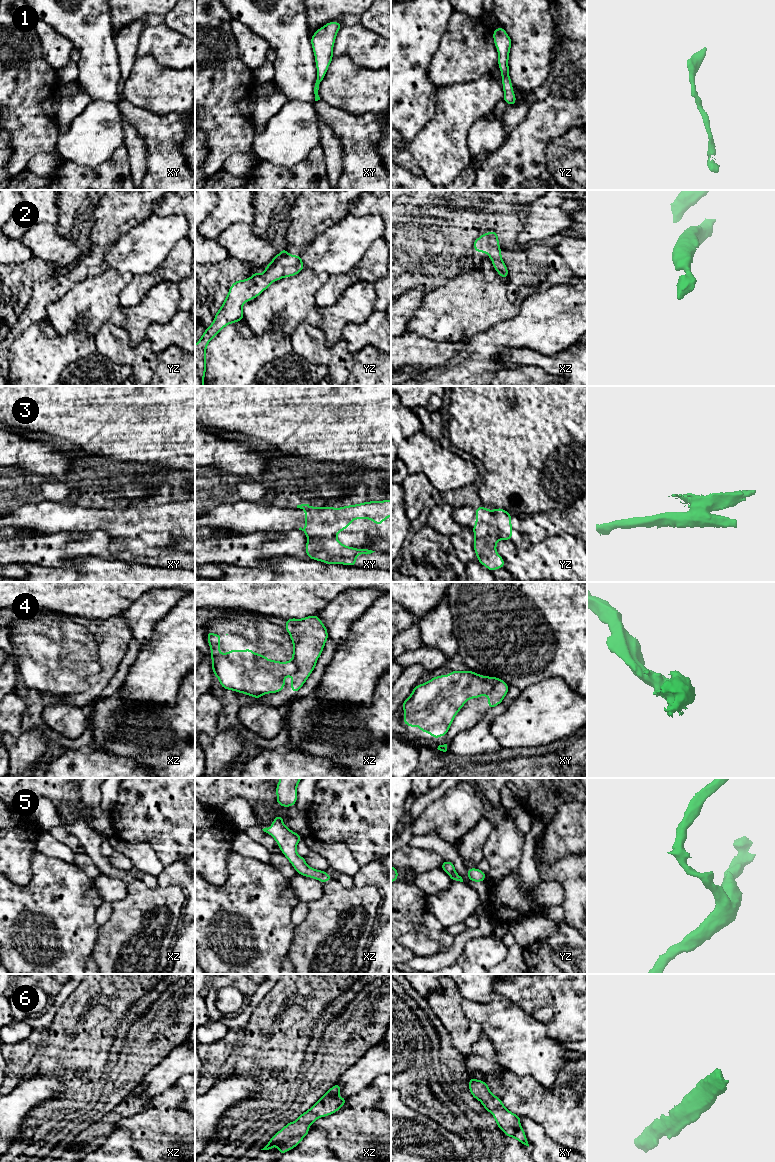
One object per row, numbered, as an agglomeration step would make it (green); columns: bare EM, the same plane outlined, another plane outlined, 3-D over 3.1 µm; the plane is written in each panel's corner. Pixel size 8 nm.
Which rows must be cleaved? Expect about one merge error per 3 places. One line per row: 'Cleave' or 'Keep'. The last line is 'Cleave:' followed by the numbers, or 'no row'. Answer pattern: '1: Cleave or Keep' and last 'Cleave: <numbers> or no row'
1: Keep
2: Keep
3: Cleave
4: Keep
5: Keep
6: Keep
Cleave: 3

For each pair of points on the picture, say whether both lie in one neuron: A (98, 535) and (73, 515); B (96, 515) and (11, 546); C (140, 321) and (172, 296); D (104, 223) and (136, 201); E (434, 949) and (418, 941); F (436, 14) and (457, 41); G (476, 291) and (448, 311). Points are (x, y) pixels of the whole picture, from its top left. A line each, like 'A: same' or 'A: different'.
A: different
B: different
C: same
D: same
E: same
F: different
G: same

